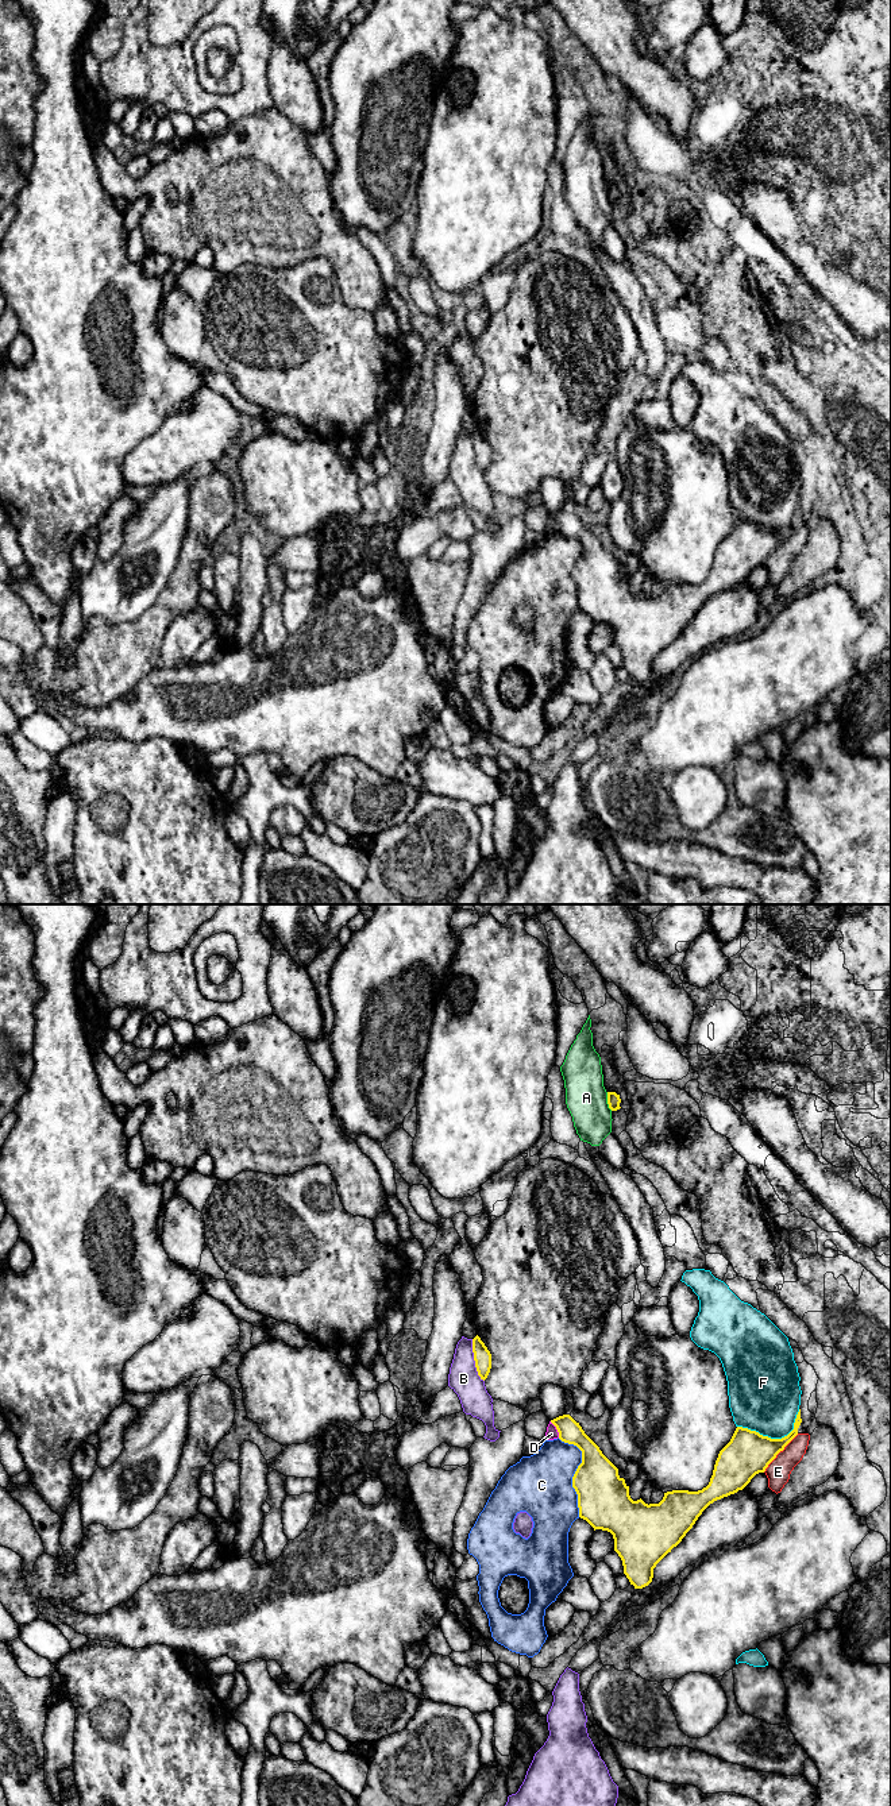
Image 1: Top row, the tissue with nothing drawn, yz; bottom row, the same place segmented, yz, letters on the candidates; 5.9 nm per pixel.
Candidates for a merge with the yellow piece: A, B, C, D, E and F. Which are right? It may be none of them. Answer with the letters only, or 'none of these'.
none of these

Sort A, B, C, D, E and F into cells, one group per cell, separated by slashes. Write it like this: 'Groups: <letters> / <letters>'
Groups: A / B / C / D / E / F

